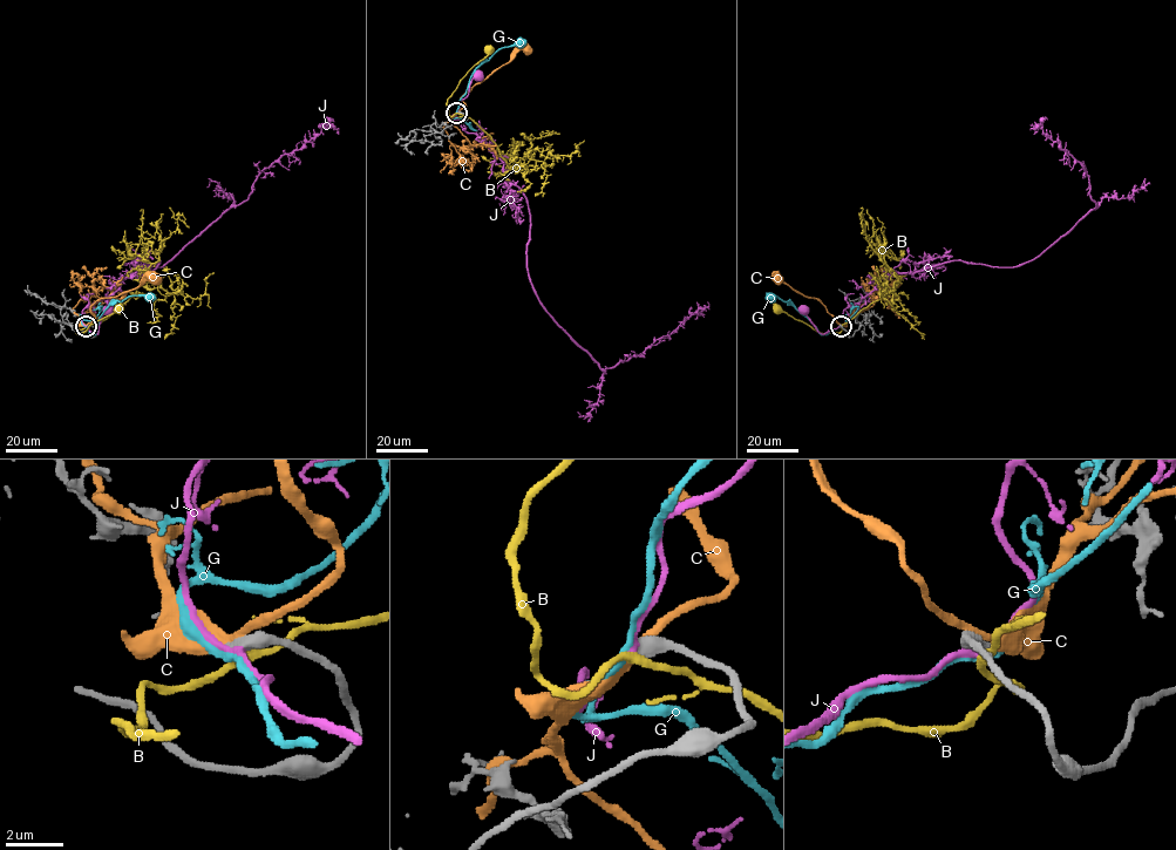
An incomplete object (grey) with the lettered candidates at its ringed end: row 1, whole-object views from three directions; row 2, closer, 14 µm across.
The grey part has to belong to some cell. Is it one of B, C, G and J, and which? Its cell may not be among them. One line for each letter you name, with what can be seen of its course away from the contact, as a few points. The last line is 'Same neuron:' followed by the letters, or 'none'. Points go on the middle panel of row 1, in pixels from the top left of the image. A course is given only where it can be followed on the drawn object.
C: it runs (457, 113), (466, 107), (461, 97), (467, 90), (521, 49), (528, 49)
Same neuron: C

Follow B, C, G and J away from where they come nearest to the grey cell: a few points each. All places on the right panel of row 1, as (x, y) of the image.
B: (841, 326), (844, 330), (840, 332), (818, 333), (777, 310)
C: (841, 325), (818, 300), (777, 280)
G: (842, 326), (822, 334), (788, 300), (776, 296), (769, 297)
J: (841, 326), (821, 333), (803, 310)

